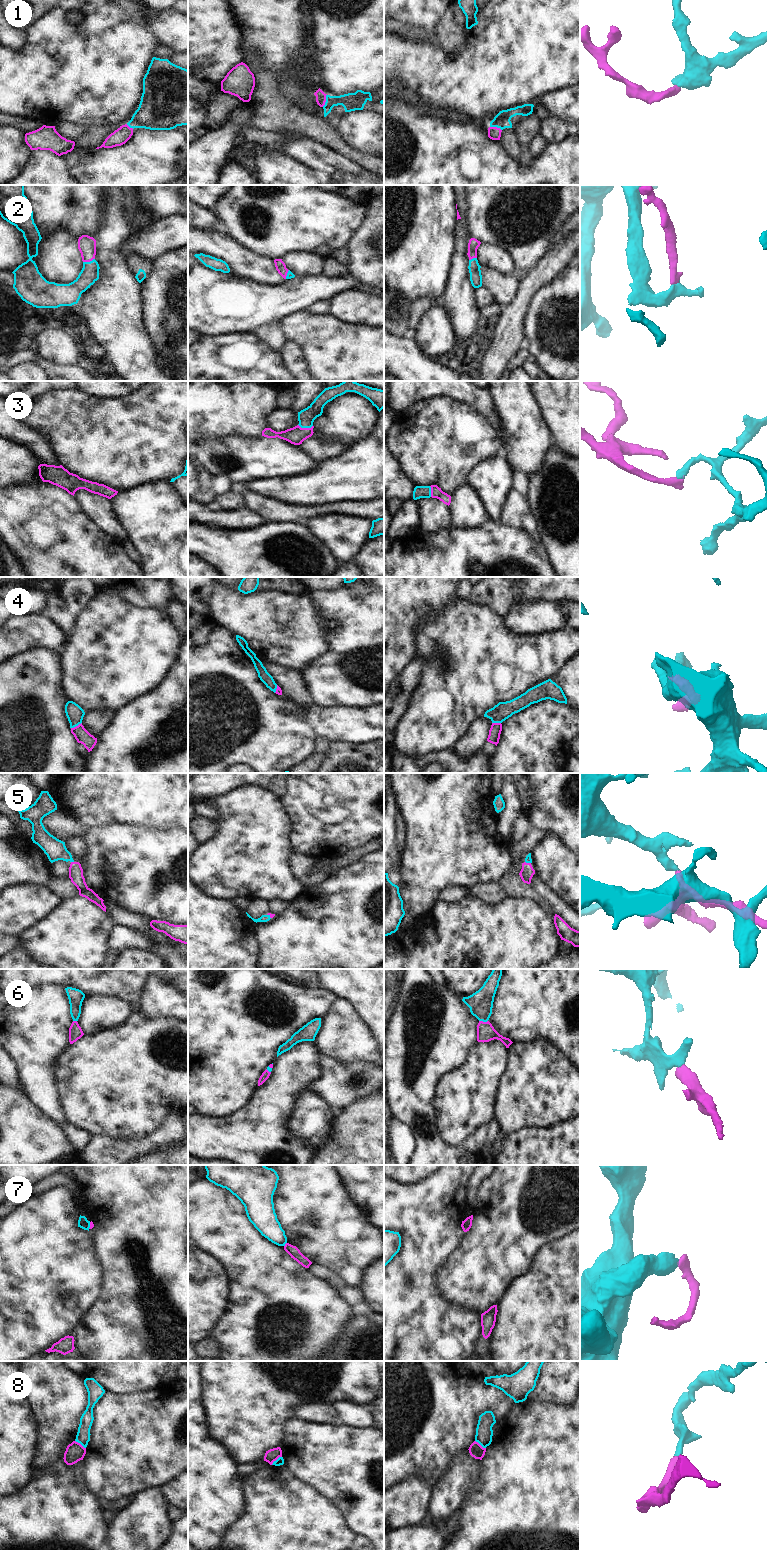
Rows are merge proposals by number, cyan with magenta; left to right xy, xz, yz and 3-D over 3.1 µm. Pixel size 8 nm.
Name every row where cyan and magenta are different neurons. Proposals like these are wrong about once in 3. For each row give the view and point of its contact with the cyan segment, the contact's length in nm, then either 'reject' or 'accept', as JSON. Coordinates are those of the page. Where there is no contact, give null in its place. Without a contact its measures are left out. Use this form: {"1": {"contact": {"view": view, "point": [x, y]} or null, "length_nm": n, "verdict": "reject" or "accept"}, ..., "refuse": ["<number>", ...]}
{"1": {"contact": {"view": "xz", "point": [326, 100]}, "length_nm": 110, "verdict": "accept"}, "2": {"contact": {"view": "xy", "point": [88, 262]}, "length_nm": 100, "verdict": "accept"}, "3": {"contact": {"view": "xz", "point": [305, 427]}, "length_nm": 120, "verdict": "accept"}, "4": {"contact": {"view": "xy", "point": [76, 725]}, "length_nm": 100, "verdict": "accept"}, "5": {"contact": {"view": "xy", "point": [72, 861]}, "length_nm": 30, "verdict": "accept"}, "6": {"contact": {"view": "yz", "point": [483, 1021]}, "length_nm": 70, "verdict": "accept"}, "7": {"contact": {"view": "xz", "point": [285, 1243]}, "length_nm": 40, "verdict": "reject"}, "8": {"contact": {"view": "xz", "point": [277, 1459]}, "length_nm": 110, "verdict": "reject"}, "refuse": ["7", "8"]}

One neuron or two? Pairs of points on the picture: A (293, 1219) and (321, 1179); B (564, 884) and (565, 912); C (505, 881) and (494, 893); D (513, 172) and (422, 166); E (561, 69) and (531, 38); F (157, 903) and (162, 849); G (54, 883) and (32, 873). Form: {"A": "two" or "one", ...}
{"A": "one", "B": "two", "C": "two", "D": "one", "E": "one", "F": "one", "G": "two"}

